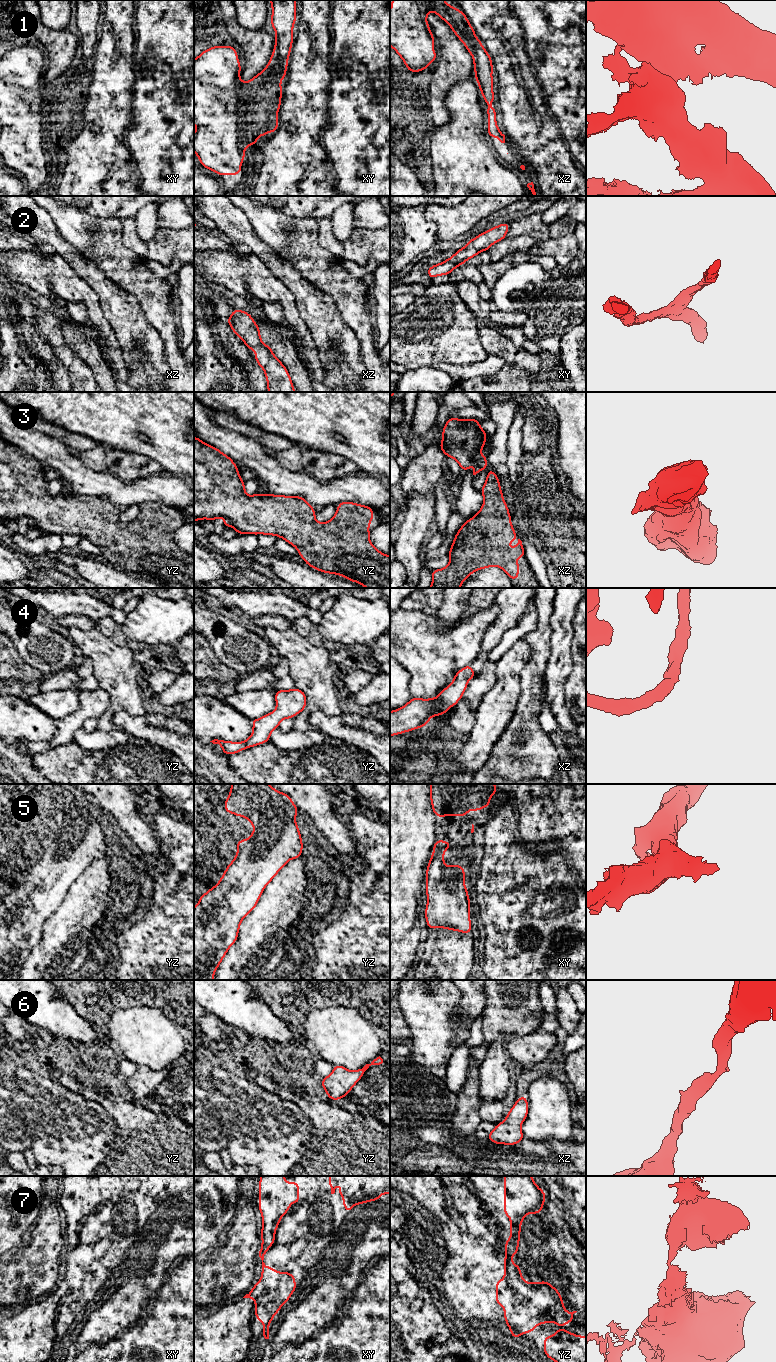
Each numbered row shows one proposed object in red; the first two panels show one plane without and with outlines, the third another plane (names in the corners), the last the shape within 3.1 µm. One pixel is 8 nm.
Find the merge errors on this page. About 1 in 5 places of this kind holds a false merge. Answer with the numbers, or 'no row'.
1

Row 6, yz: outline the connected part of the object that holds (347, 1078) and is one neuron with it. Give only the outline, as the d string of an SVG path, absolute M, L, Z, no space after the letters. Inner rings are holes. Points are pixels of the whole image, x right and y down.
M379 1056L370 1064L366 1064L356 1071L350 1071L341 1065L334 1065L332 1073L327 1077L323 1077L322 1087L330 1100L342 1099L348 1092L351 1092L354 1085L371 1065L380 1065L382 1063L383 1059Z

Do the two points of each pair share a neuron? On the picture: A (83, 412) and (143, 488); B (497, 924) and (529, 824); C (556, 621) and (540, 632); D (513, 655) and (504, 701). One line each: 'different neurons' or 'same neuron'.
A: different neurons
B: different neurons
C: different neurons
D: same neuron

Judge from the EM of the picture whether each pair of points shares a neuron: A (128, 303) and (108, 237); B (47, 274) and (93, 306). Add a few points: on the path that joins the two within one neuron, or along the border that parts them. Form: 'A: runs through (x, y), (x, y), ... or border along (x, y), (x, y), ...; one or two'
A: border along (106, 275), (127, 293), (133, 295), (140, 307); two
B: runs through (58, 277), (82, 295); one

